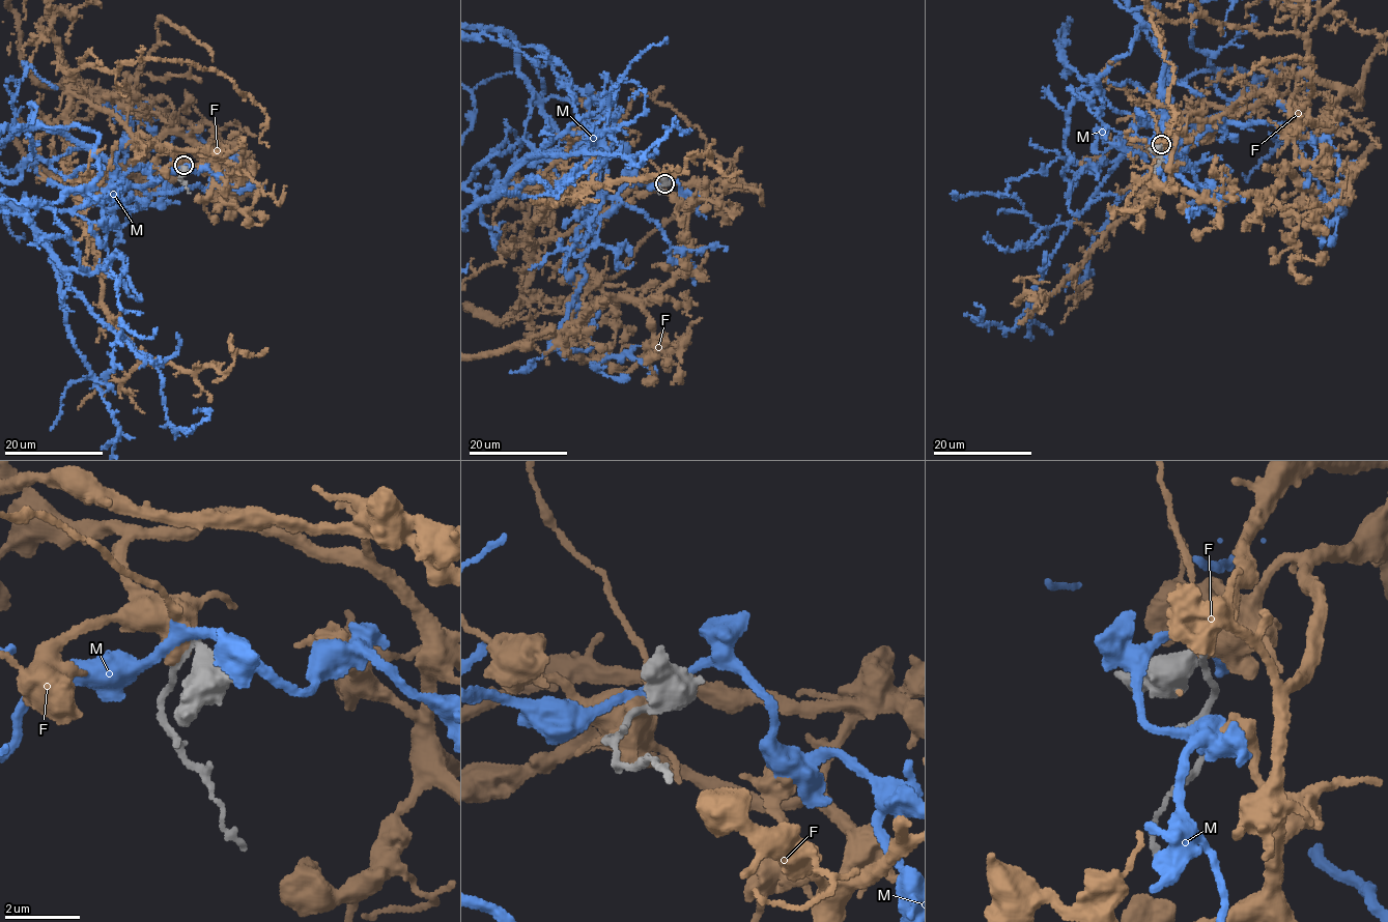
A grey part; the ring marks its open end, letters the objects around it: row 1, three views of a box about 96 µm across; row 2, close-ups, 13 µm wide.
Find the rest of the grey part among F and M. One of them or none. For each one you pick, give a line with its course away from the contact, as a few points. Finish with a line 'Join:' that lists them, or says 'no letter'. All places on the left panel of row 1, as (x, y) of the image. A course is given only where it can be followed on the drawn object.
Join: no letter

